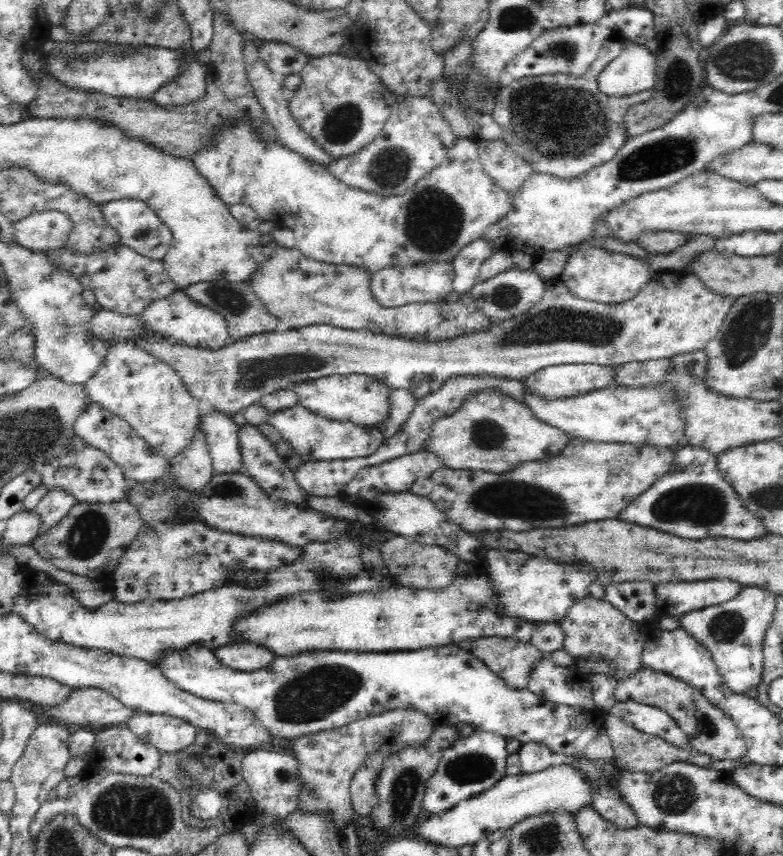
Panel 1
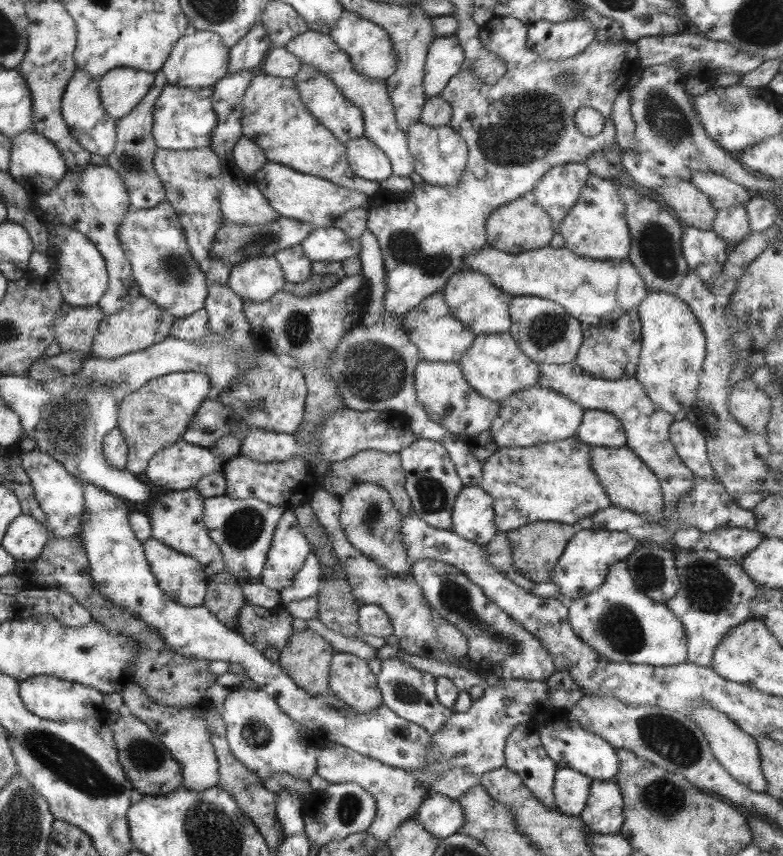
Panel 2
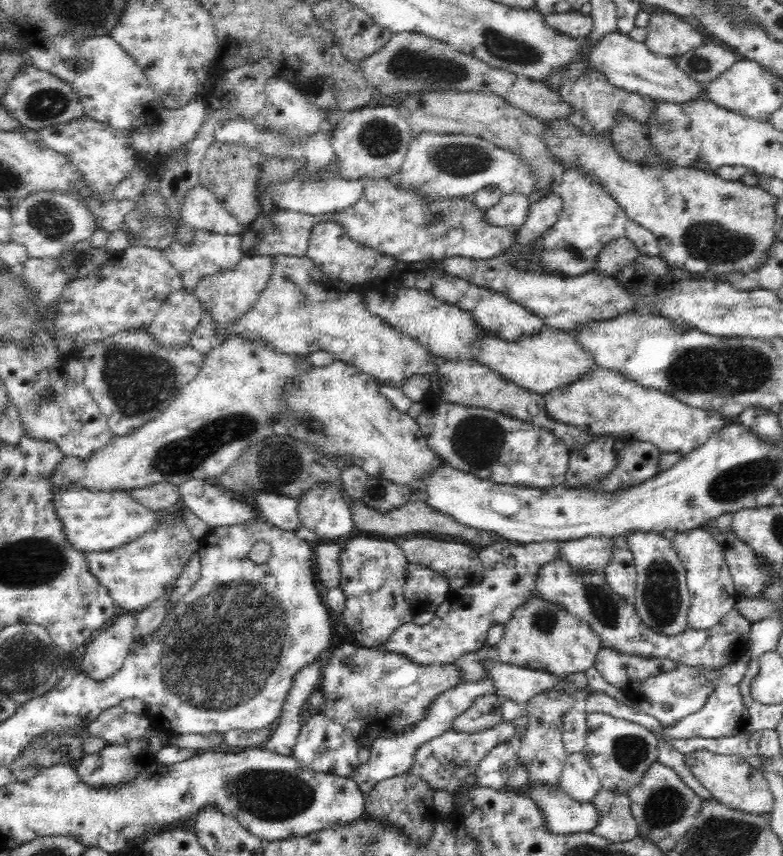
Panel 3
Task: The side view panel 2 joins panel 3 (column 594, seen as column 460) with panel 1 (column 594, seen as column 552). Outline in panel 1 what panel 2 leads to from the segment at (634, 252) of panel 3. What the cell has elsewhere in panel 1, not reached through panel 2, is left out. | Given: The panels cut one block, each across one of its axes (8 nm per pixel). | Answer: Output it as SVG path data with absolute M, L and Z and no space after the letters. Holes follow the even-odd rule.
M585 247L570 255L563 266L561 277L566 289L581 300L598 304L624 304L632 300L648 284L653 273L648 263L633 257L597 247Z

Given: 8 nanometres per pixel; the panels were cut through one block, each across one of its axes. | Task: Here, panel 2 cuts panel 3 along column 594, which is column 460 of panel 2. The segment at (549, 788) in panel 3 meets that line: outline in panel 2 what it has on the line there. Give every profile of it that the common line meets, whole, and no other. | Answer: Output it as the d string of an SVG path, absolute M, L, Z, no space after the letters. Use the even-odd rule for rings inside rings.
M429 794L427 800L419 804L413 818L431 836L441 840L456 834L465 817L456 801L441 794Z

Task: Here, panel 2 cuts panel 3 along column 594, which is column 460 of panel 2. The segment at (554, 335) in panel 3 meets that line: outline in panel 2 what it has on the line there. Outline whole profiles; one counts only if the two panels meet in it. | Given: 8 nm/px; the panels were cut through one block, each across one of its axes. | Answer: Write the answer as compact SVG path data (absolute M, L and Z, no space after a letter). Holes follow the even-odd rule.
M508 333L477 335L458 365L462 376L477 394L497 403L506 396L521 392L523 388L537 385L539 377L538 365L521 353L518 344Z

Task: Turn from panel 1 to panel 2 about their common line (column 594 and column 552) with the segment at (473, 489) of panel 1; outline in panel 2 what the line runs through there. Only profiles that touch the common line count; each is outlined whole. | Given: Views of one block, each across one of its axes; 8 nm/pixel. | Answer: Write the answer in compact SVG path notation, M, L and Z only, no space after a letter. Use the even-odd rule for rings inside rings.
M576 437L527 448L497 447L483 461L478 484L493 499L497 532L547 521L575 525L578 520L607 508L609 497L590 467L590 447Z

